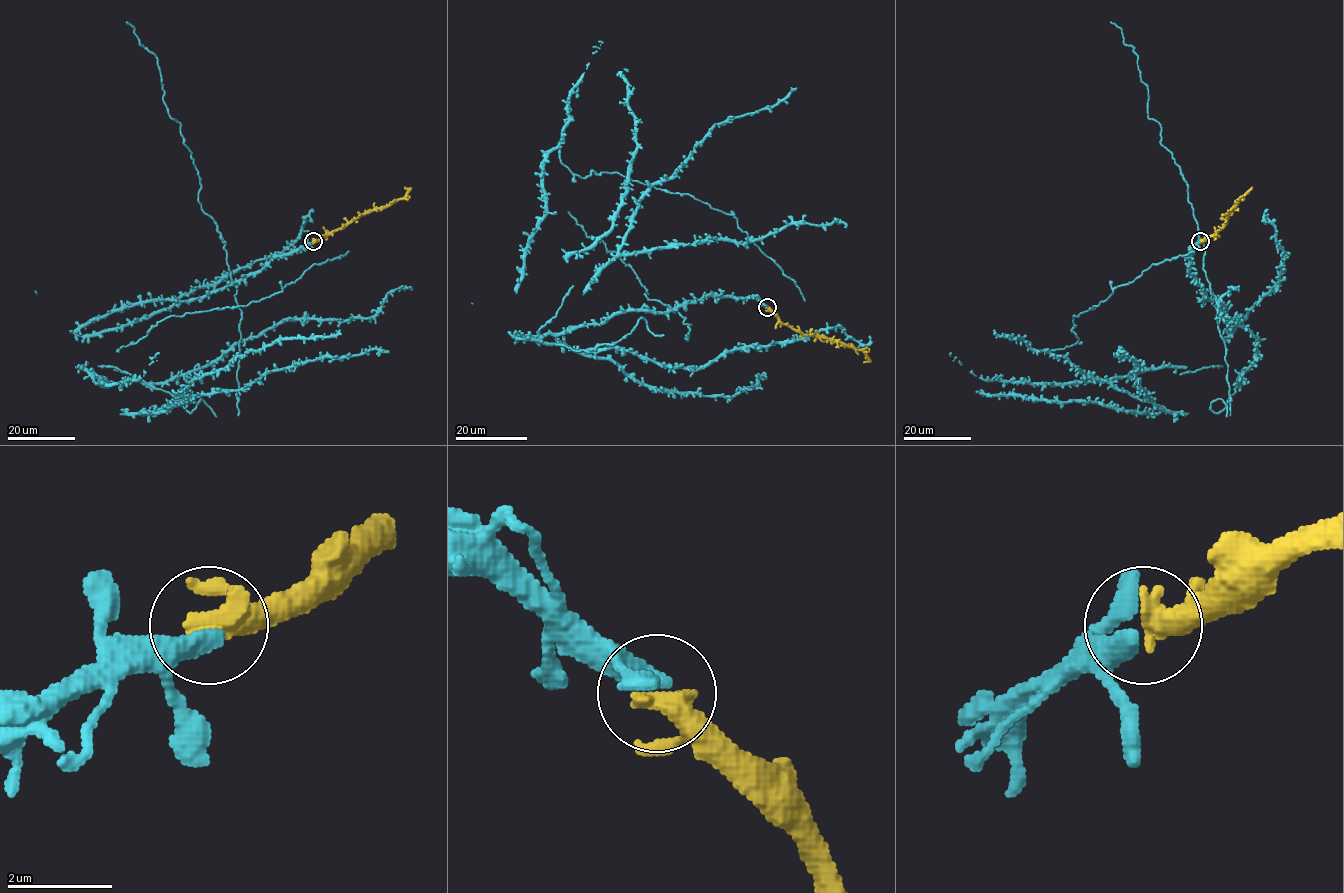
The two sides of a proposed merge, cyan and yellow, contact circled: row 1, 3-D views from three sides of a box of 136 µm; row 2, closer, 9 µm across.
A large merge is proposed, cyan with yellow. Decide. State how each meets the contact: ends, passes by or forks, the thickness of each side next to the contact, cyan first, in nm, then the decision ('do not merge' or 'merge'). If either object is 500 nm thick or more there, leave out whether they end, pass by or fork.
cyan ends | yellow passes by | 440/400 nm | merge

